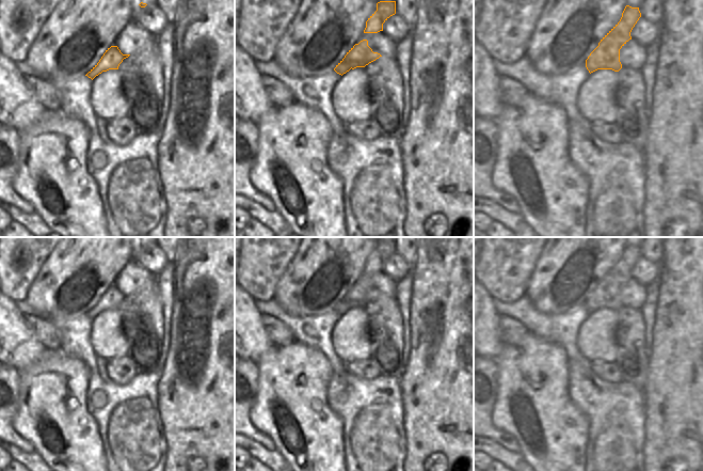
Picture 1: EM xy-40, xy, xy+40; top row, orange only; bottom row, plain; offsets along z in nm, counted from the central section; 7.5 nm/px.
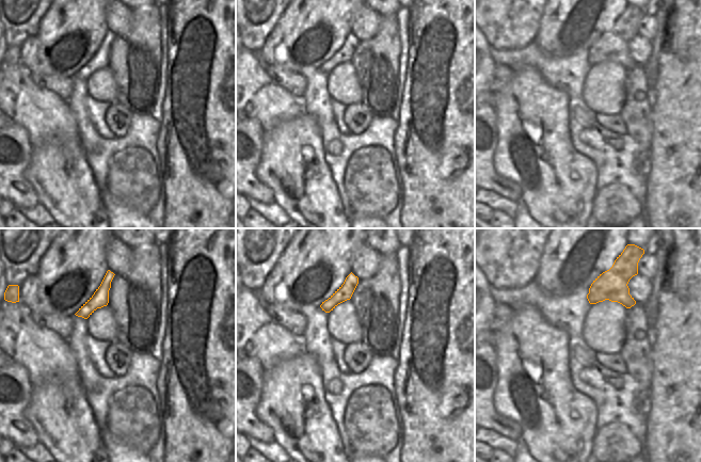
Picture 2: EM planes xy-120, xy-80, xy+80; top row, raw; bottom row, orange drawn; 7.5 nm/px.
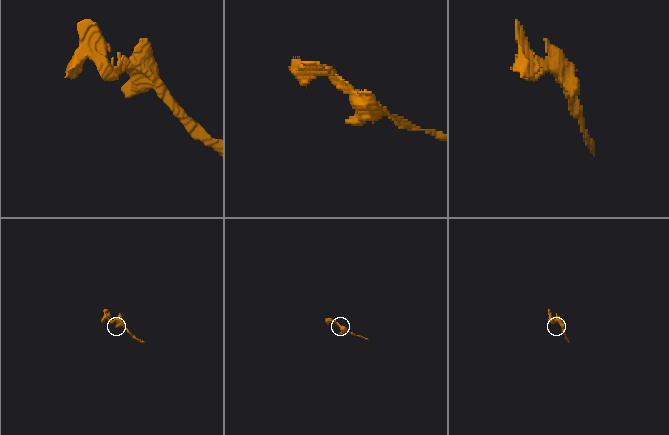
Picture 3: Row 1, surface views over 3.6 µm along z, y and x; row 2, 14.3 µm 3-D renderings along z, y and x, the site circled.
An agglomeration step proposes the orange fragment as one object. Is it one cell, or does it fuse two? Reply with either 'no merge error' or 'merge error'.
merge error

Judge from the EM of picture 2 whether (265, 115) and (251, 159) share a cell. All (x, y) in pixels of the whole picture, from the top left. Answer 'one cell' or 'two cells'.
two cells

